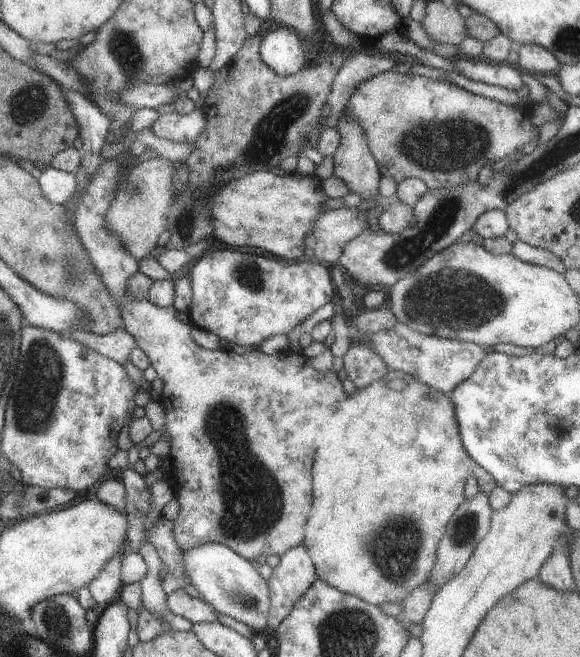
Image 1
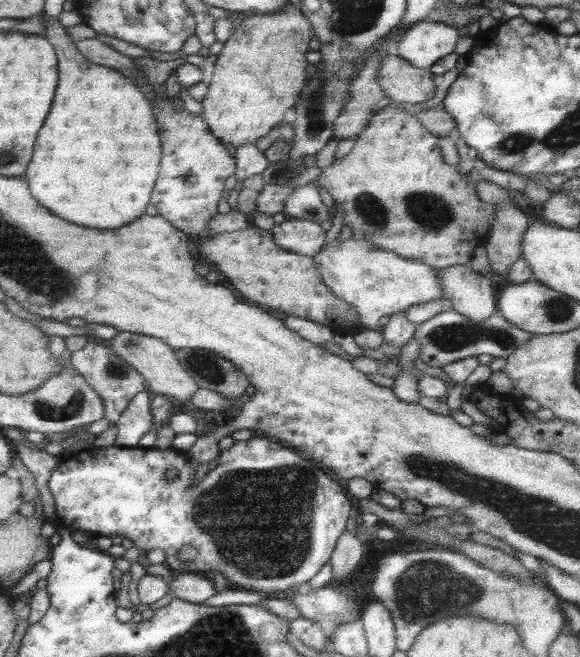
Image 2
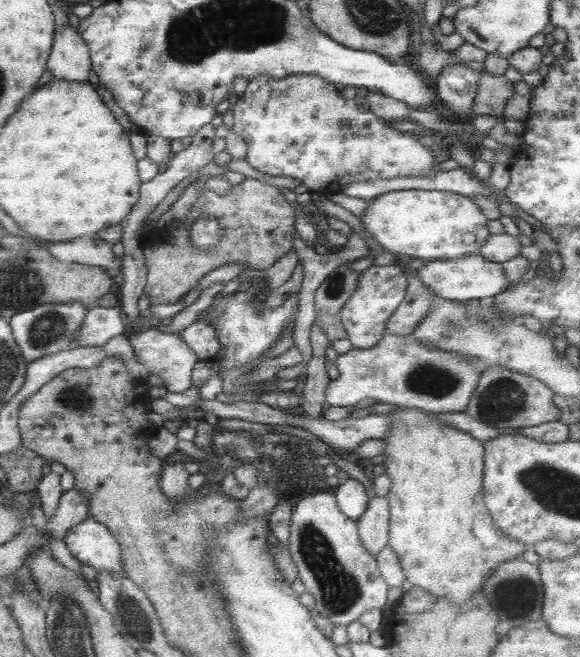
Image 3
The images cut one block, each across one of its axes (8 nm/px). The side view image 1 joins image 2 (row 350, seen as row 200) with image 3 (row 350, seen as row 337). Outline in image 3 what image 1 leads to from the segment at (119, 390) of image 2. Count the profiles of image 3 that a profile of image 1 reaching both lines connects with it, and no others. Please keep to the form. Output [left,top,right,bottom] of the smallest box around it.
[128,327,197,392]

